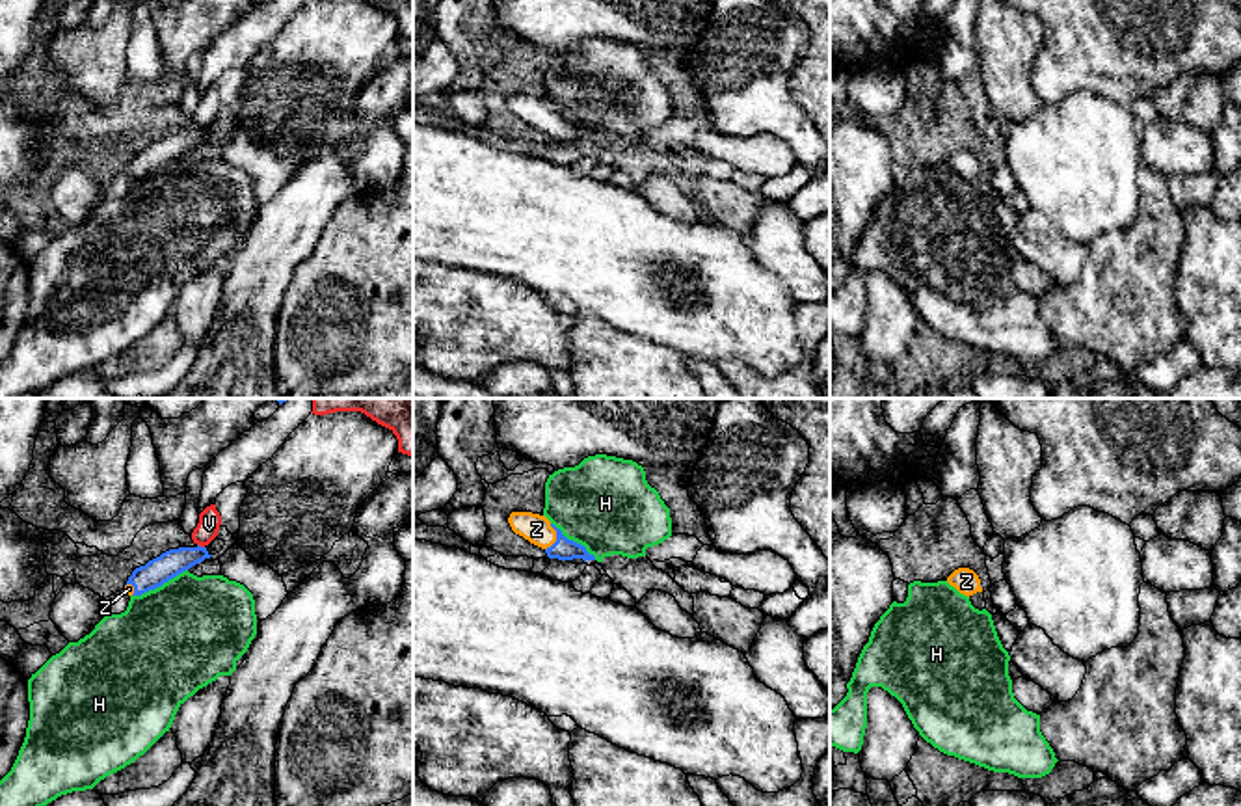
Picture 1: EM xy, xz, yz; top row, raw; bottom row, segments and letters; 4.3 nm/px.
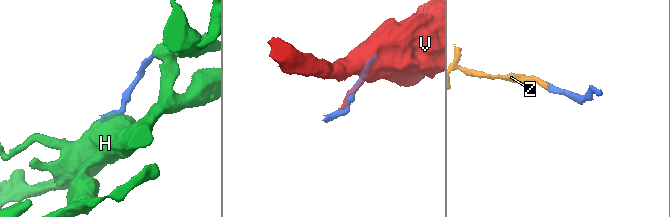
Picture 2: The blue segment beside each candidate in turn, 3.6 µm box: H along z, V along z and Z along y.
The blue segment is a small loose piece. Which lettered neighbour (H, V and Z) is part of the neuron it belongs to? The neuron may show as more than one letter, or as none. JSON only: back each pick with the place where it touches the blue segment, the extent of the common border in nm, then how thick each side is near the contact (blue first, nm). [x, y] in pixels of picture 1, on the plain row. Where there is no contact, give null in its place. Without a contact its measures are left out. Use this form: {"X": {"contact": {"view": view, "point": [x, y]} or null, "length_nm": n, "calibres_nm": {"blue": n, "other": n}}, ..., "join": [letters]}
{"Z": {"contact": {"view": "xz", "point": [557, 120]}, "length_nm": 120, "calibres_nm": {"blue": 100, "other": 120}}, "join": ["Z"]}

